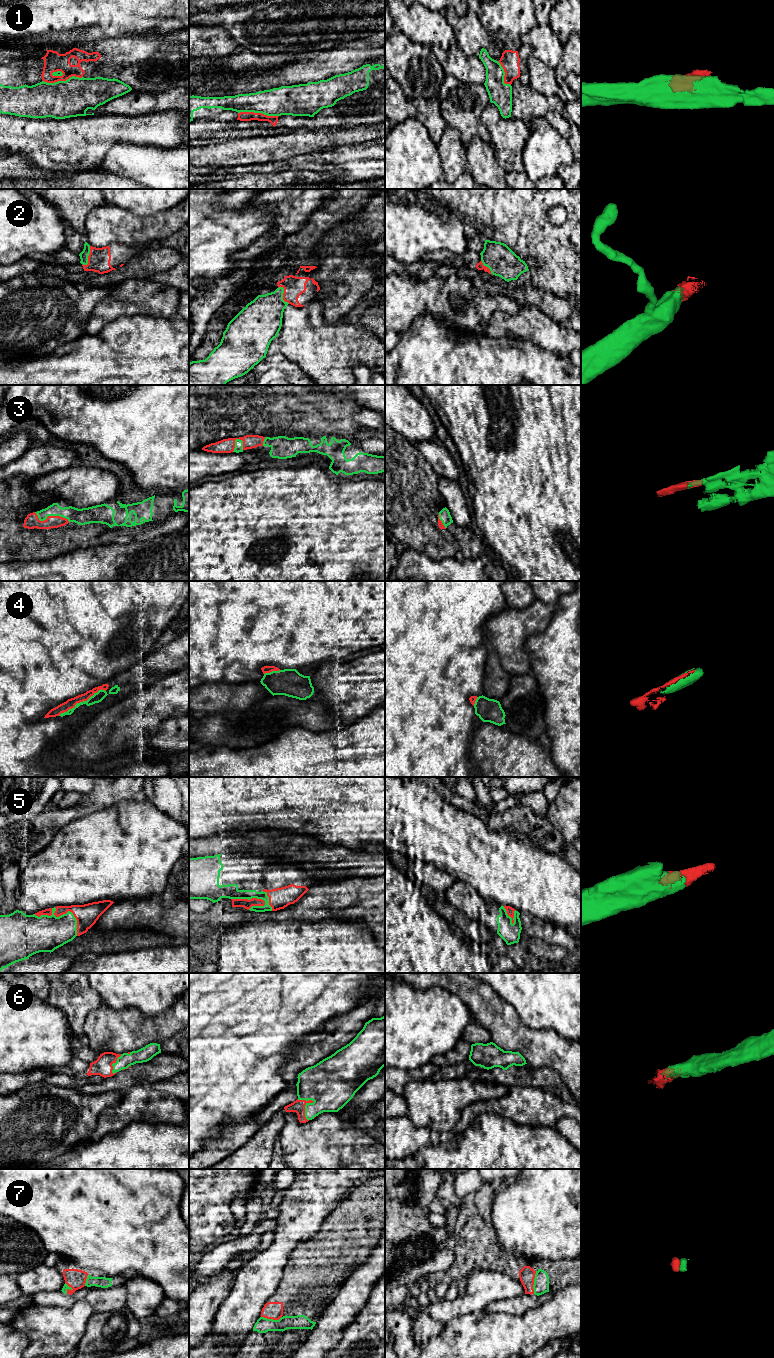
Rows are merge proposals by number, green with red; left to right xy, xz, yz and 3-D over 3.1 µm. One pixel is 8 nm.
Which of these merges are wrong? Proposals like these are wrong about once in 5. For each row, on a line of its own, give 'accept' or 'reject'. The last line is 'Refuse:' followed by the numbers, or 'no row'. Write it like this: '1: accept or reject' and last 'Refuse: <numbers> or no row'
1: reject
2: accept
3: accept
4: accept
5: accept
6: accept
7: accept
Refuse: 1

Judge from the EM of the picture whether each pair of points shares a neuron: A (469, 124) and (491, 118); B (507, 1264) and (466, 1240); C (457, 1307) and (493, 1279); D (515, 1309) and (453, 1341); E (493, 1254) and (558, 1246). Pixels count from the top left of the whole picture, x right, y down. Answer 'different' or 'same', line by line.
A: different
B: same
C: same
D: different
E: different

